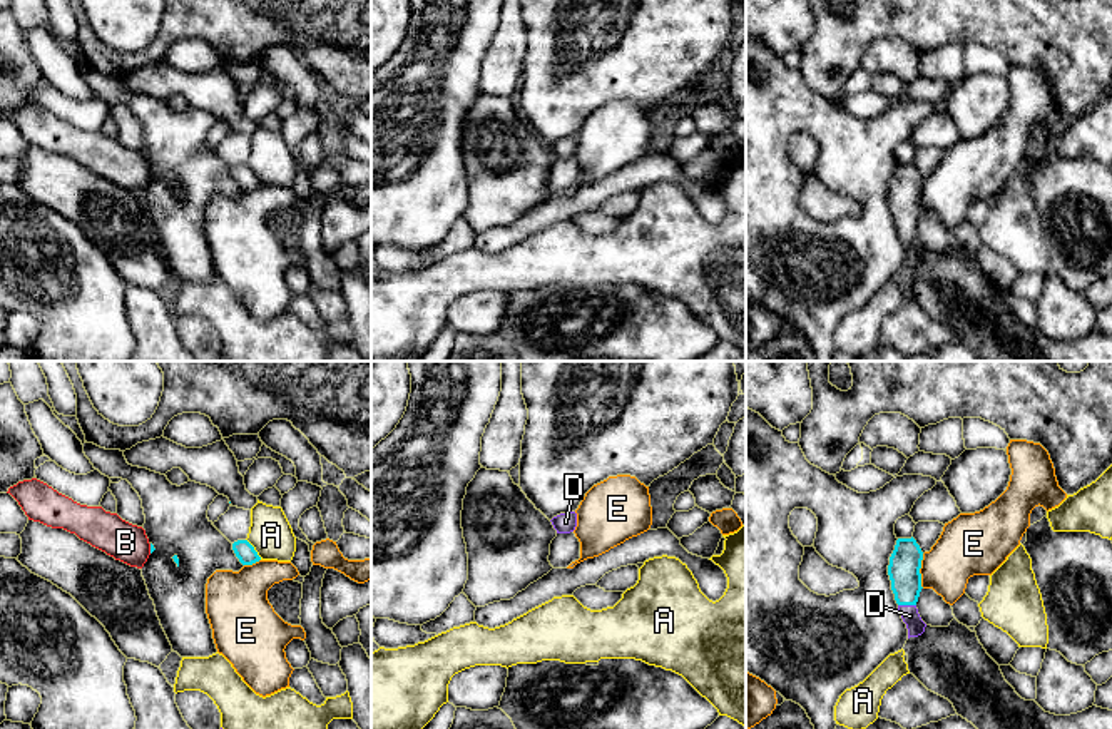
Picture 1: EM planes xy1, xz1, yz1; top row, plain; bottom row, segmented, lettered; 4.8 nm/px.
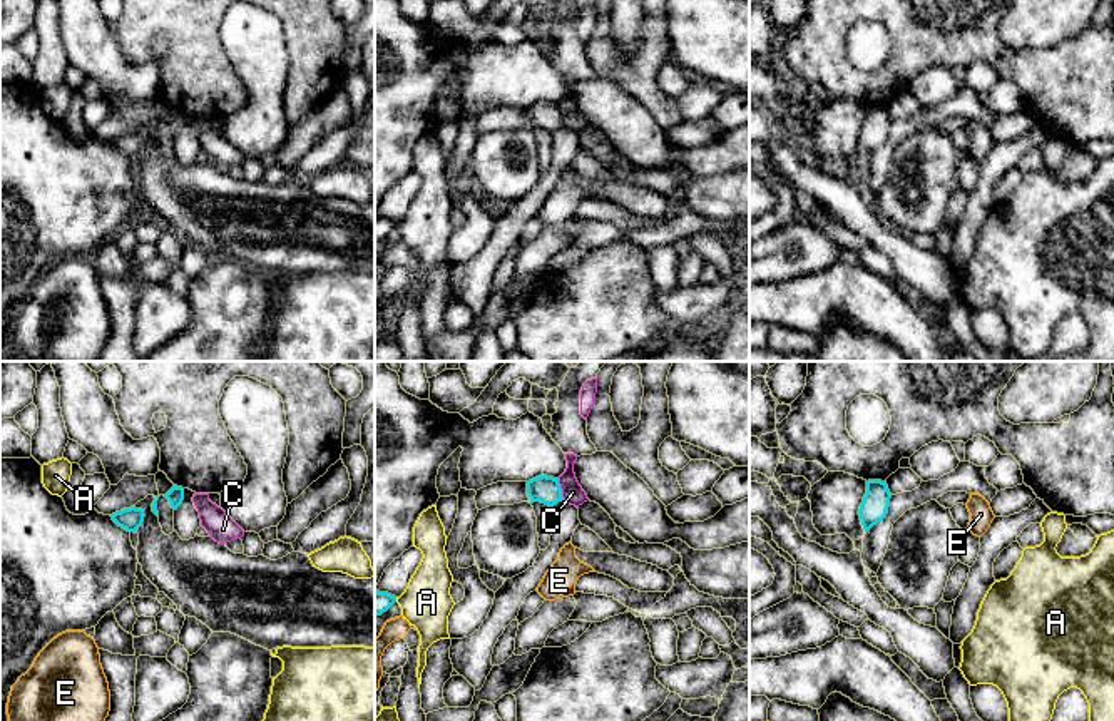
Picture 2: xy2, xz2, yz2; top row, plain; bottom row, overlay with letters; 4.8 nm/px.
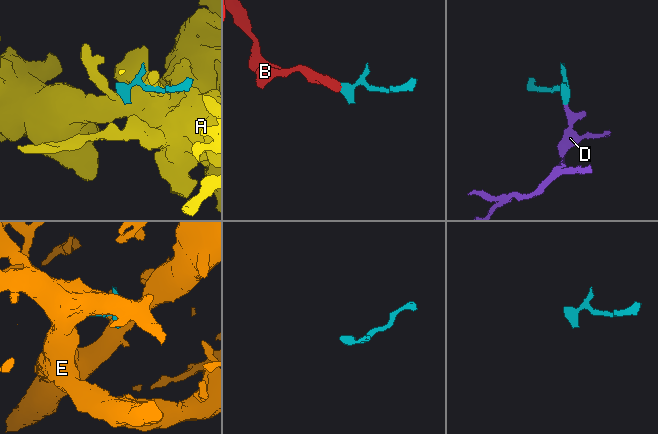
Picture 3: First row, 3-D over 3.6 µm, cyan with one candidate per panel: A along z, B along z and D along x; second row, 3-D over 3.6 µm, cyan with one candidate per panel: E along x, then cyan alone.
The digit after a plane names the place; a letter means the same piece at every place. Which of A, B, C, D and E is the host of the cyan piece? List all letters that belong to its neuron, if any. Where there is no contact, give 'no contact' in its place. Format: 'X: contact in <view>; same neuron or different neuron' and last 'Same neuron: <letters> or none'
A: contact in xy1; different neuron
B: contact in xy1; different neuron
C: contact in xz2; different neuron
D: contact in yz1; same neuron
E: contact in yz1; different neuron
Same neuron: D

